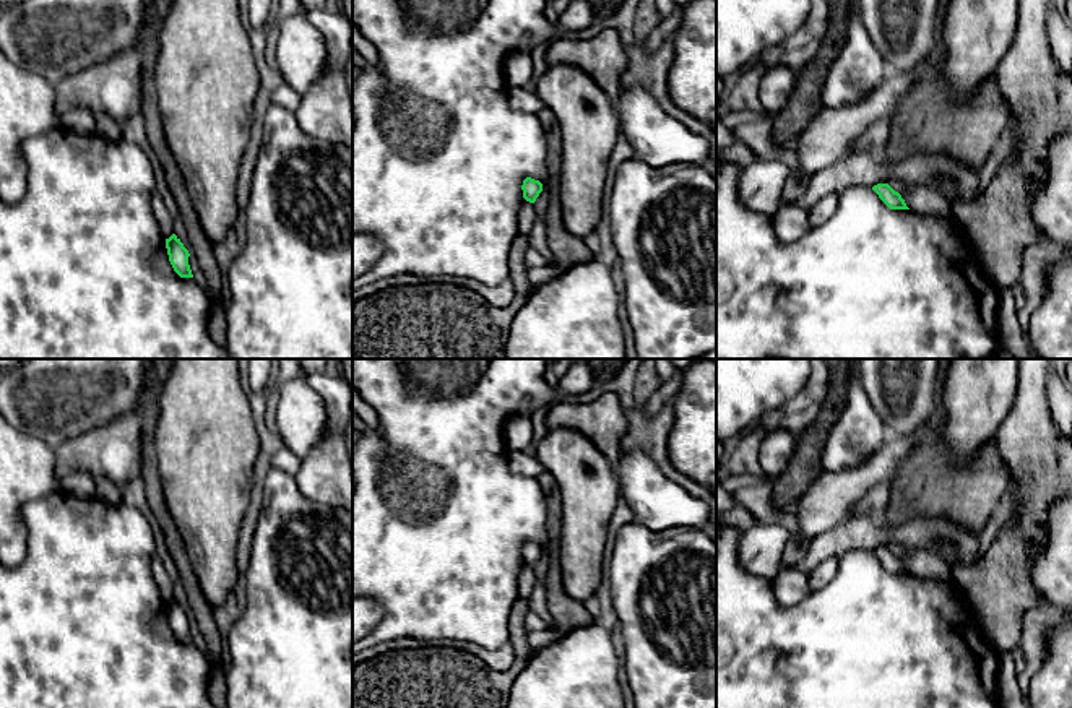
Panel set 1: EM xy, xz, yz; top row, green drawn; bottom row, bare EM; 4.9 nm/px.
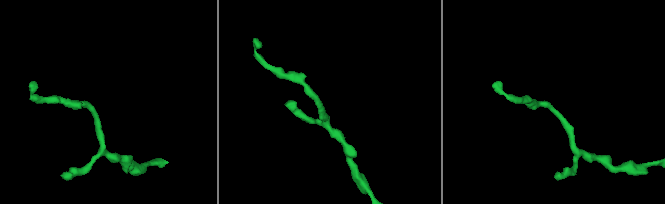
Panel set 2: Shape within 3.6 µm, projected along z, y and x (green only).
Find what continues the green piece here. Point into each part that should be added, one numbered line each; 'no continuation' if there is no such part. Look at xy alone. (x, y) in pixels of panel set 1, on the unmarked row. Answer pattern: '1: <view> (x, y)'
1: xy (158, 572)

